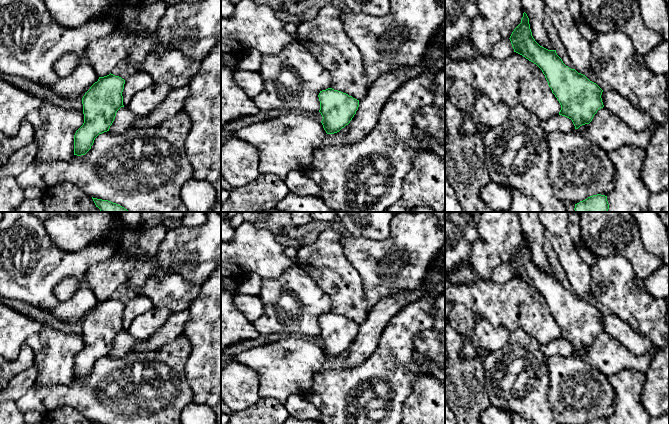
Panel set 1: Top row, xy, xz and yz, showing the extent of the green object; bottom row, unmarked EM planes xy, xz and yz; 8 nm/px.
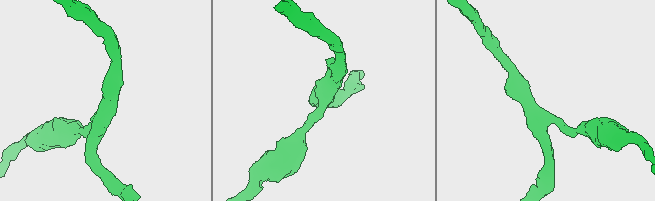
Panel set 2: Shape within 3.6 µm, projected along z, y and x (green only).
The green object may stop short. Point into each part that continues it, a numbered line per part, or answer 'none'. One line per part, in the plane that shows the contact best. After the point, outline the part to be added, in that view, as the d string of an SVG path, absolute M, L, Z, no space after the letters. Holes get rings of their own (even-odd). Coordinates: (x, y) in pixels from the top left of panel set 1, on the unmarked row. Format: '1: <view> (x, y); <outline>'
none

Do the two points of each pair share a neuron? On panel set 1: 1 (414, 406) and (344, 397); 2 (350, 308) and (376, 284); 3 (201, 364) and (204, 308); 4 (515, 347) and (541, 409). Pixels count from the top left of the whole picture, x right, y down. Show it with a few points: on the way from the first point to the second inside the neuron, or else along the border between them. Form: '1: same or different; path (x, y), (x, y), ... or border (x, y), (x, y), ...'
1: different; border (412, 383), (412, 389), (403, 405), (402, 413)
2: different; border (357, 273), (361, 280), (368, 310)
3: same; path (204, 350), (204, 322)
4: same; path (519, 362), (519, 382), (527, 394)

